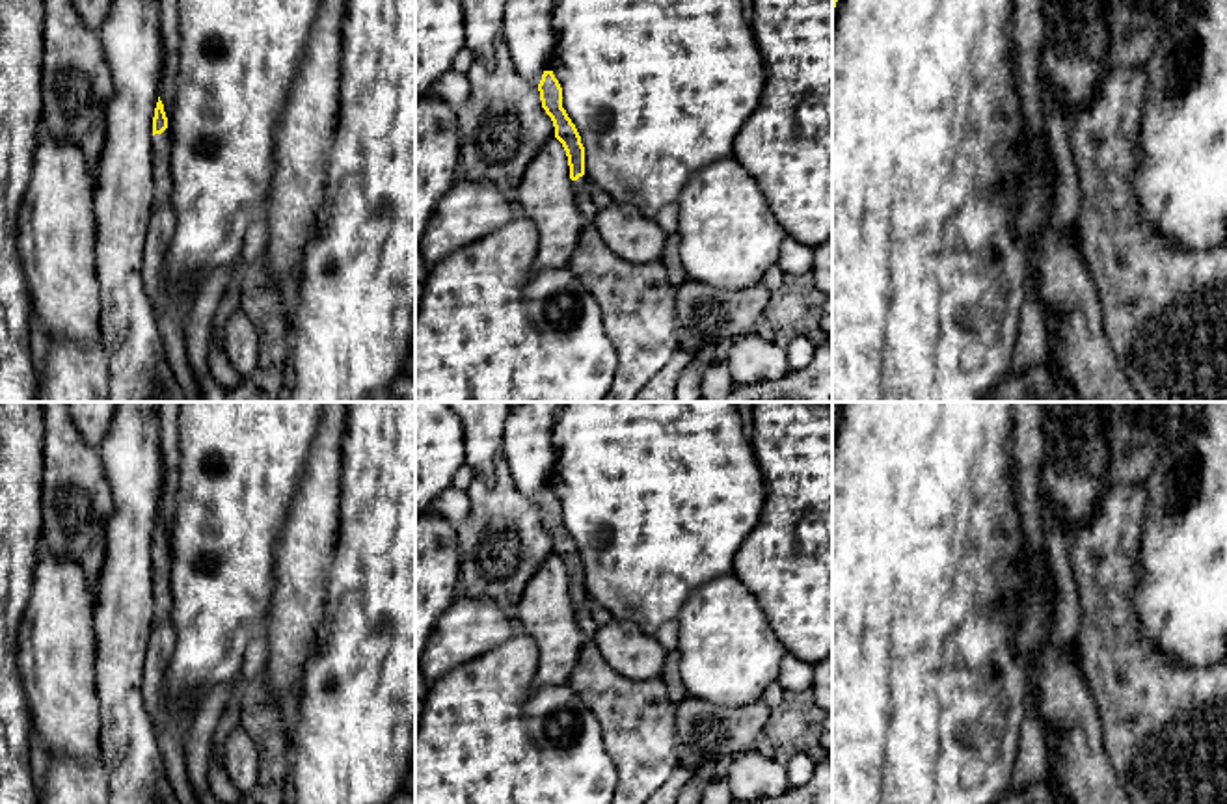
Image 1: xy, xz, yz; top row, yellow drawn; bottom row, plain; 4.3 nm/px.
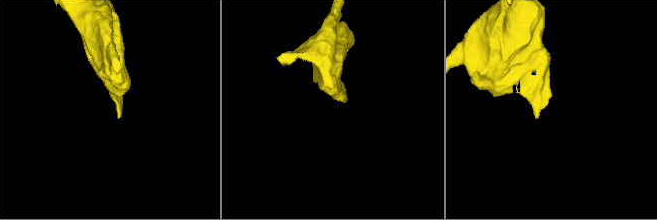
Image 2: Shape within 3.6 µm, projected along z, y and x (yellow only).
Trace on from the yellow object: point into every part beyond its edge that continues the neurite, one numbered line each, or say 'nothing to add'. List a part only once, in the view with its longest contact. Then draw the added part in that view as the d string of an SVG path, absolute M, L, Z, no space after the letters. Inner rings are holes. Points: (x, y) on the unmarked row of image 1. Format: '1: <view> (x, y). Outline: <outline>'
1: xy (161, 648). Outline: M166 545L153 553L153 627L142 676L142 698L151 718L162 707L166 674L175 651L173 605L171 551Z

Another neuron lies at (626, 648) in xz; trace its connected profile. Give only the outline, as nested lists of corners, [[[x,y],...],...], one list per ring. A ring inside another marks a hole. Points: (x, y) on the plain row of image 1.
[[[609,622],[590,636],[605,663],[627,679],[661,677],[667,650],[637,623]]]

